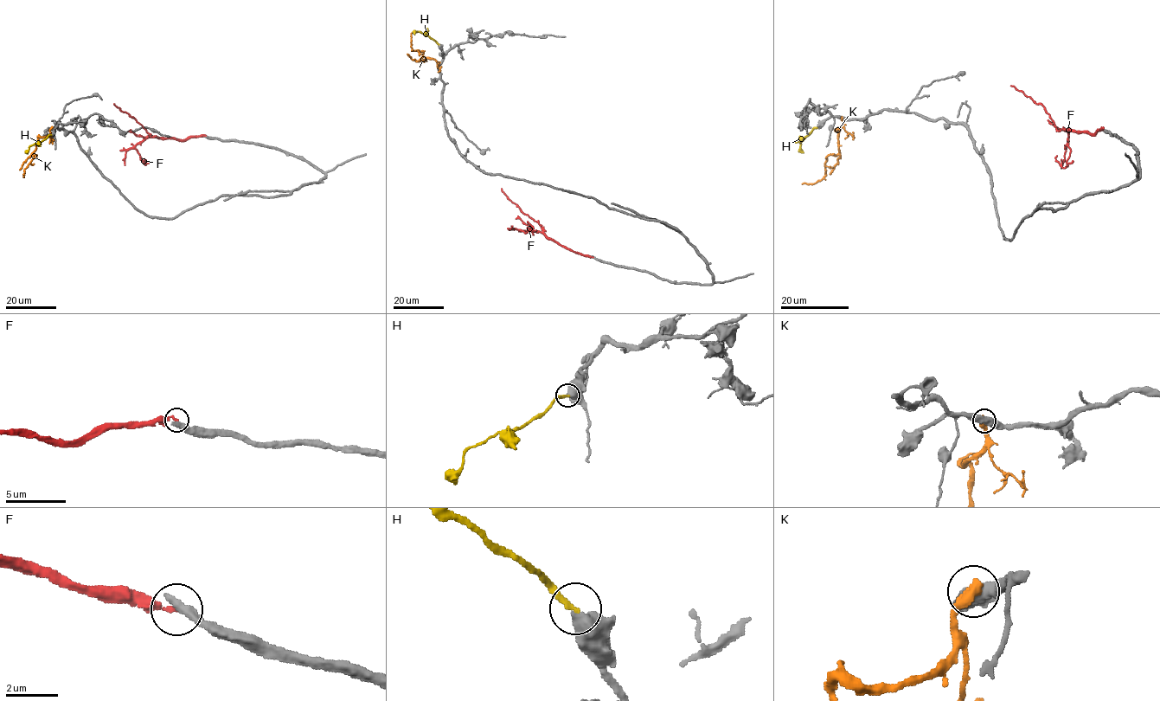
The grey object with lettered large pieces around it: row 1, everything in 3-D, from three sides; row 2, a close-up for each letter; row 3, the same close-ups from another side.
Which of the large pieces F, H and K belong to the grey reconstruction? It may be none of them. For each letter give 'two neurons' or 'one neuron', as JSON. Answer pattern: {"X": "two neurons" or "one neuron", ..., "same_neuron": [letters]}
{"F": "two neurons", "H": "one neuron", "K": "two neurons", "same_neuron": ["H"]}

